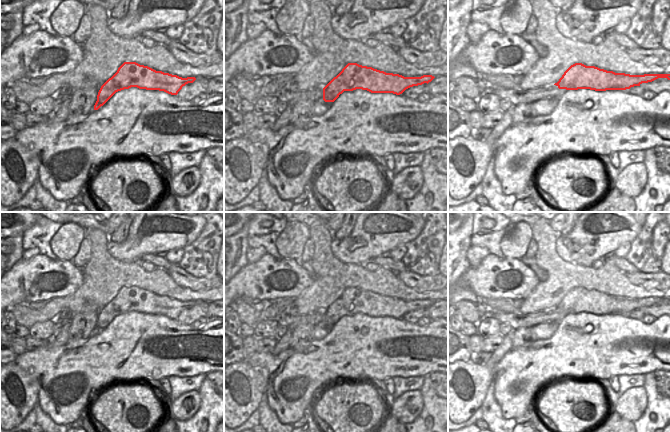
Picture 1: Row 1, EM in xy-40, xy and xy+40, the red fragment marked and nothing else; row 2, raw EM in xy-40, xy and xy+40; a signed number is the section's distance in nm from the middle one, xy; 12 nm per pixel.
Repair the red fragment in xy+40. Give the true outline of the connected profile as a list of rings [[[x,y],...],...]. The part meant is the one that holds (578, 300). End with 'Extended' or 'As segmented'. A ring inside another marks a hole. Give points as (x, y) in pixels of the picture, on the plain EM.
[[[575,287],[564,296],[554,309],[559,313],[566,314],[626,314],[634,310],[640,310],[642,307],[652,306],[658,302],[670,304],[670,298],[630,299]]]. As segmented

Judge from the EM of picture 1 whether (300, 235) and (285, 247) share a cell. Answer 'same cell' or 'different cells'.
same cell

